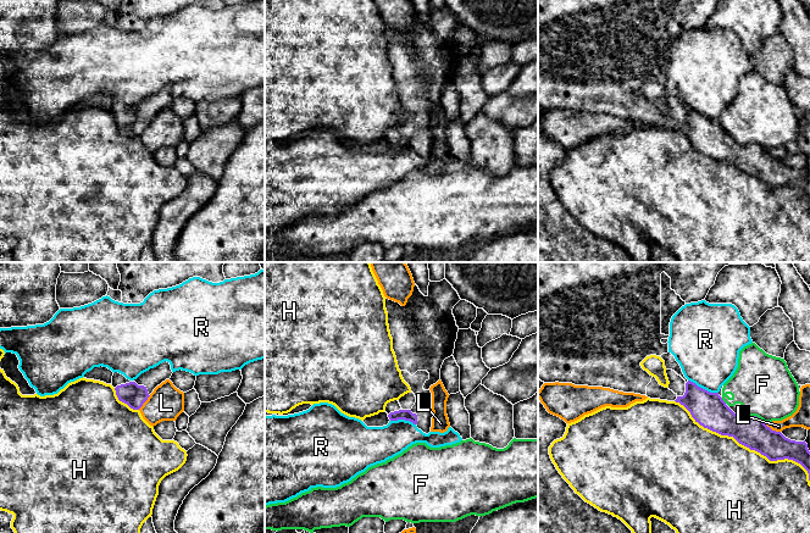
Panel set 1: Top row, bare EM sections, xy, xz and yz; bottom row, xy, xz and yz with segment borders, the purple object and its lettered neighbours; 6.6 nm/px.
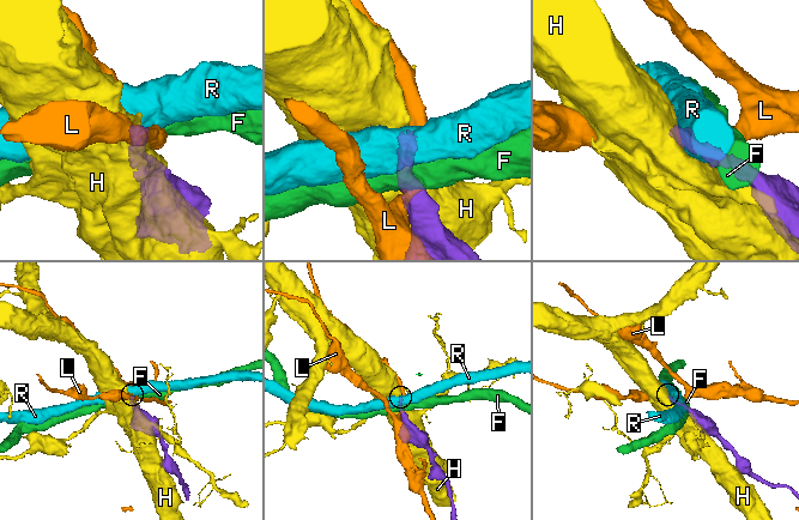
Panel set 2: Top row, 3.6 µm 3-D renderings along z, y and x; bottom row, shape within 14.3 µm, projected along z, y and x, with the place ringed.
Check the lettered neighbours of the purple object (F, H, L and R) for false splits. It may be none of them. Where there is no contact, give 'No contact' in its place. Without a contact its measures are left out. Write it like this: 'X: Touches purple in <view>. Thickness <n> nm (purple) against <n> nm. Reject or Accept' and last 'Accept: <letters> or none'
F: Touches purple in yz. Thickness 200 nm (purple) against 400 nm. Reject
H: Touches purple in yz. Thickness 200 nm (purple) against 480 nm. Reject
L: Touches purple in yz. Thickness 200 nm (purple) against 110 nm. Reject
R: Touches purple in yz. Thickness 220 nm (purple) against 420 nm. Reject
Accept: none

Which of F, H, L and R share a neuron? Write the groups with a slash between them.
F / H / L / R

